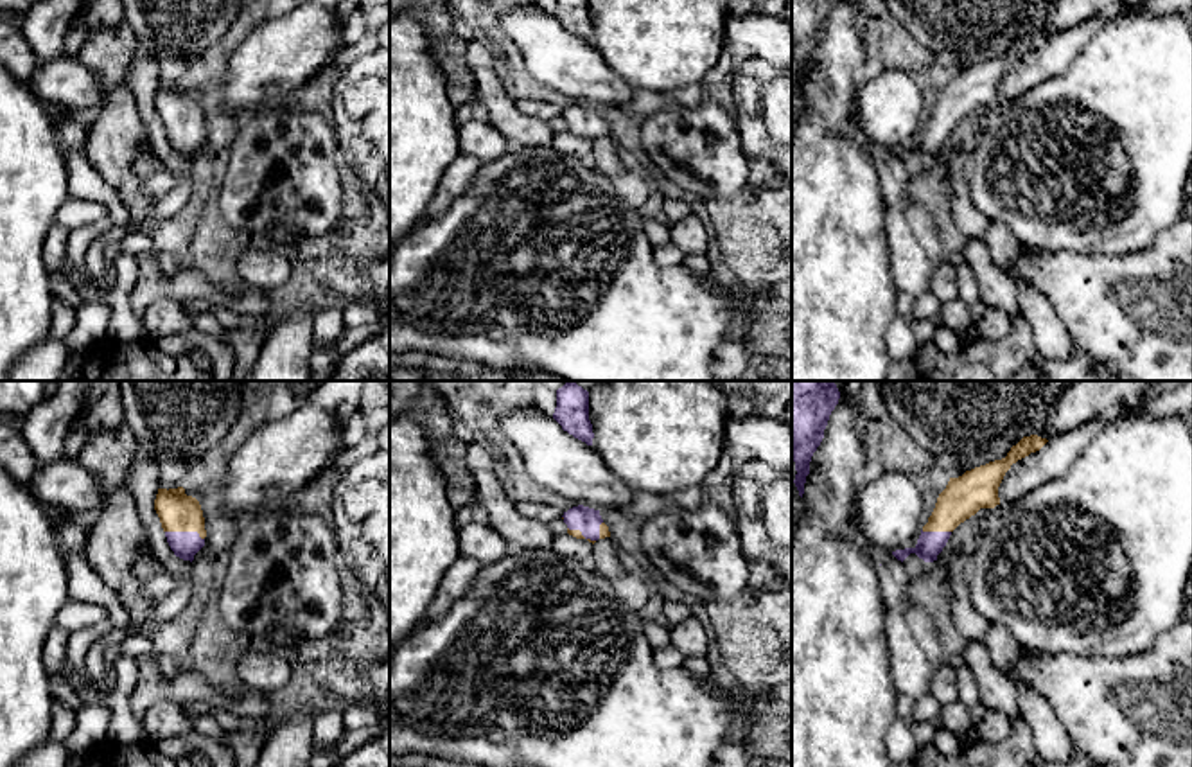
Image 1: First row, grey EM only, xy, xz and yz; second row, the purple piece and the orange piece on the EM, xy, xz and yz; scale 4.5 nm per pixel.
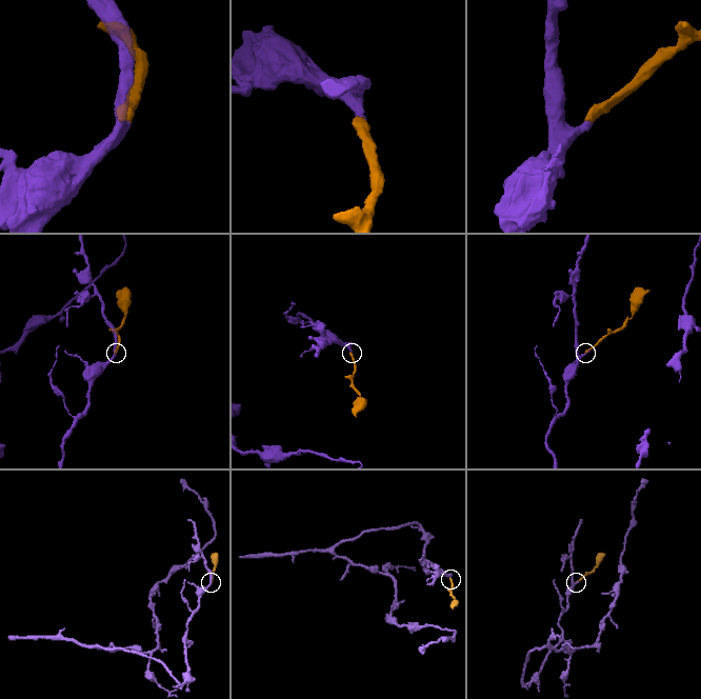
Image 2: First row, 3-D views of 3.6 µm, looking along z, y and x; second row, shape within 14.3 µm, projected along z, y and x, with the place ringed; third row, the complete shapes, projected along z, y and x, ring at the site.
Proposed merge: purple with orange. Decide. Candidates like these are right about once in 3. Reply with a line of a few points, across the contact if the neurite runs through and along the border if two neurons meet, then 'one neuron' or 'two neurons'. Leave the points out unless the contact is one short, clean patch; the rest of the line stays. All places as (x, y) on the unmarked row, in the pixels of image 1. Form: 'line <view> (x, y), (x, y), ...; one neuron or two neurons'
one neuron

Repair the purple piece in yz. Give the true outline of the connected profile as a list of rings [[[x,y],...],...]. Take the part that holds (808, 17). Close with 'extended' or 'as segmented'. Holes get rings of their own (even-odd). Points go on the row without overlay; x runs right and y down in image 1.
[[[792,0],[792,43],[795,59],[795,84],[804,92],[810,59],[824,36],[829,13],[838,0]]]; as segmented

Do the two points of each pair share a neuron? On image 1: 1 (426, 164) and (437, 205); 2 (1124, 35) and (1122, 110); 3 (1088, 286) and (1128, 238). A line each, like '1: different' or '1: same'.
1: different
2: same
3: different

